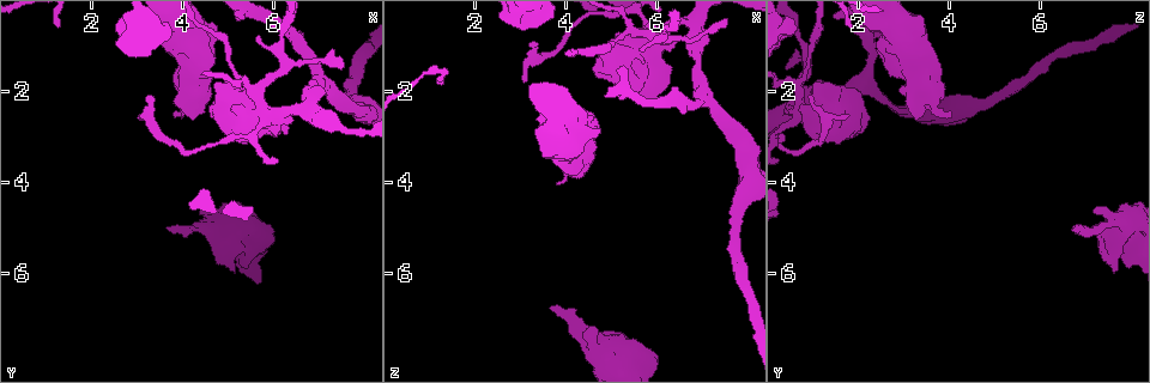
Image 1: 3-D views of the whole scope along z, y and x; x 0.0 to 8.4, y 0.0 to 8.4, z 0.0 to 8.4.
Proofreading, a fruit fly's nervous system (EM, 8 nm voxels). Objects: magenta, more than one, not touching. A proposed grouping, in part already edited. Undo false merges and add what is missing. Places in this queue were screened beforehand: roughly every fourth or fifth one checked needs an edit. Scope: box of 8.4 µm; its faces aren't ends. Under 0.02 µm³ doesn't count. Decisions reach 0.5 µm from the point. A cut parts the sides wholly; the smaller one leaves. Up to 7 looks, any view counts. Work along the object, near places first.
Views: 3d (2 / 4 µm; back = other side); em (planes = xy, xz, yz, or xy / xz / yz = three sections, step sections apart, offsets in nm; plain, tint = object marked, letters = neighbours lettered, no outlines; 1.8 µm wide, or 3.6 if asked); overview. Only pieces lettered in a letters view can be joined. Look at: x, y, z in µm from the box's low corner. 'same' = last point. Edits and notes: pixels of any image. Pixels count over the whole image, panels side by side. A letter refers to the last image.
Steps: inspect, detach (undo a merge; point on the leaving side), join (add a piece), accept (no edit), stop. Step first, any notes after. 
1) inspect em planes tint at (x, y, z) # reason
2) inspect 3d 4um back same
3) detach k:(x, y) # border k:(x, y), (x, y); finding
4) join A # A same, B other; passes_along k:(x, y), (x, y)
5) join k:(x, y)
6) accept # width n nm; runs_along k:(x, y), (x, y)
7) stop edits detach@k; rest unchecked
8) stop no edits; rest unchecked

inspect em yz step 8 tint at (3.90, 2.25, 3.15)

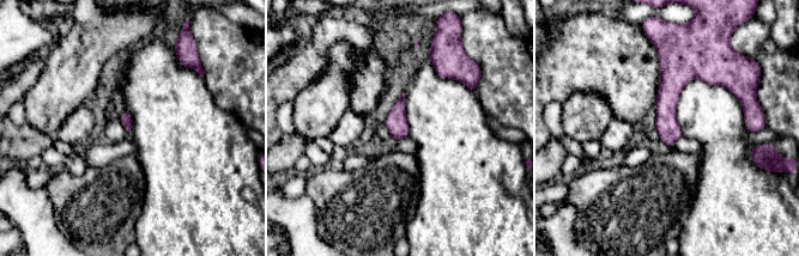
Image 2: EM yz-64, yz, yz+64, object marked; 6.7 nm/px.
inspect em planes letters same

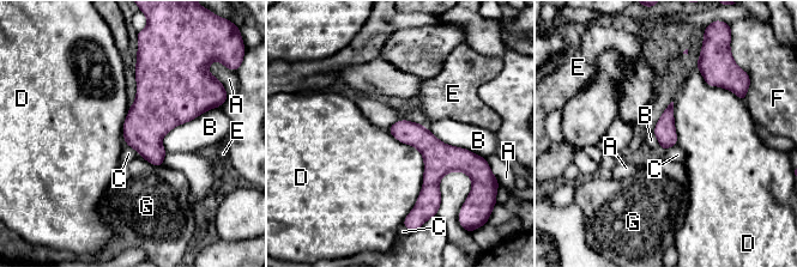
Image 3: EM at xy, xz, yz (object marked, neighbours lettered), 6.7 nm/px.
accept # A other, B other, C other, D other, E other, F other, G other; none of them fits

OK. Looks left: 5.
inspect em planes letters at (6.30, 3.00, 1.50) # free end

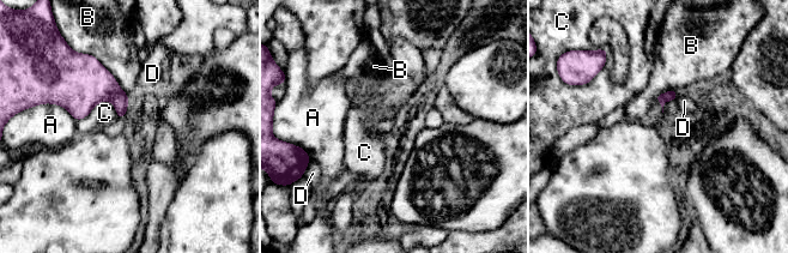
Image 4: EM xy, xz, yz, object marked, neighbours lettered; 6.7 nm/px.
detach 4:(120, 101) # A other, B other, C other, D other; border 4:(123, 92), (115, 92), (108, 100); a second cell is stuck on

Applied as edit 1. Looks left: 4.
inspect 3d 4um at (3.20, 0.65, 0.65) # long arm stops here

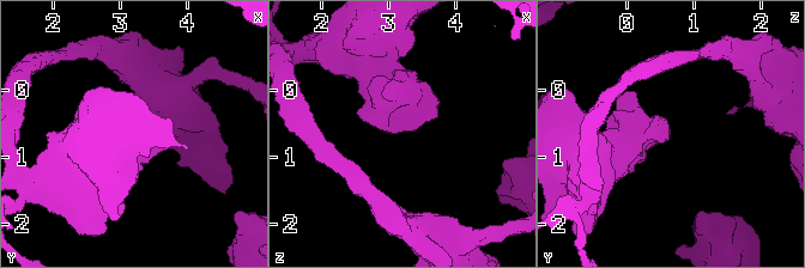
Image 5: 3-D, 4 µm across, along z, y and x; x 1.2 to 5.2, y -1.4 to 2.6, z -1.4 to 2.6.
inspect em xy step 8 letters at (3.15, 0.65, 0.60) # now the EM

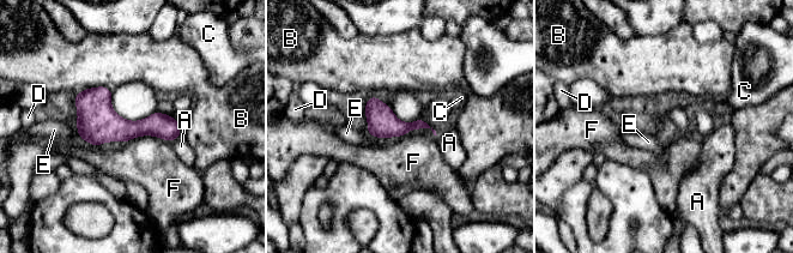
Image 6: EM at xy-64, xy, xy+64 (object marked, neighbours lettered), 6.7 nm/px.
inspect em planes letters same

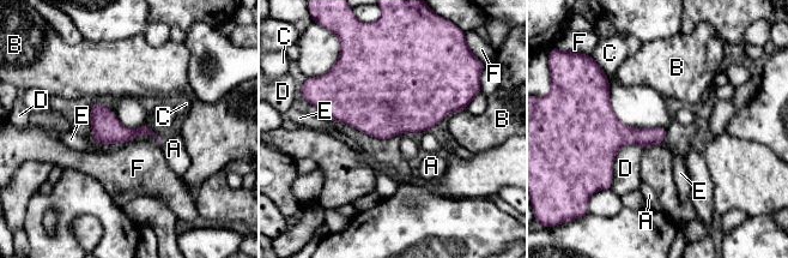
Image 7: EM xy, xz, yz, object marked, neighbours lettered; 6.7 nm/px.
accept # A other, B other, C other, D other, E other, F other; none of them fits

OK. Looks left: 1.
stop edits detach@4; rest unchecked

